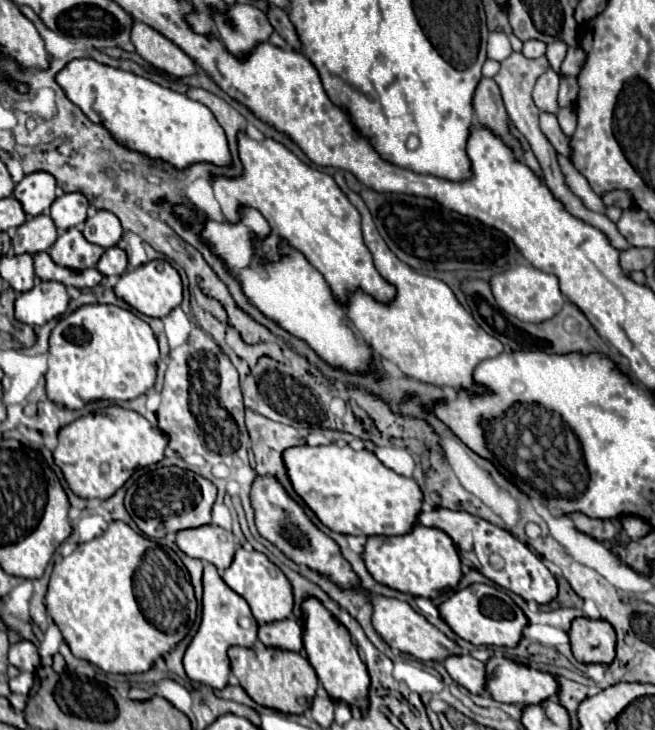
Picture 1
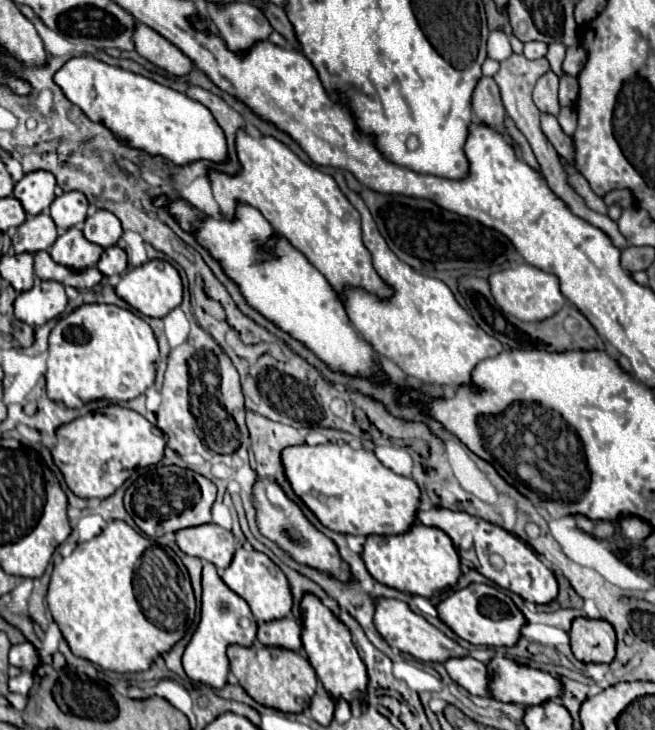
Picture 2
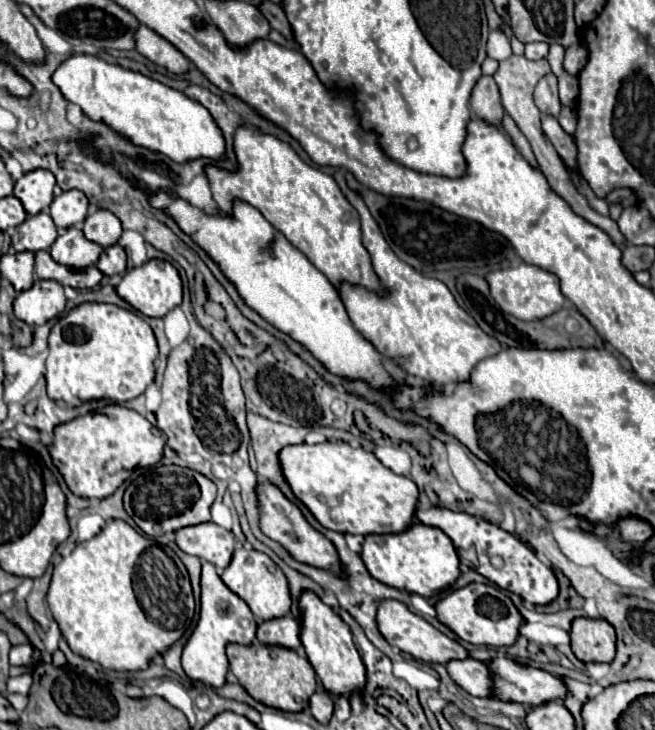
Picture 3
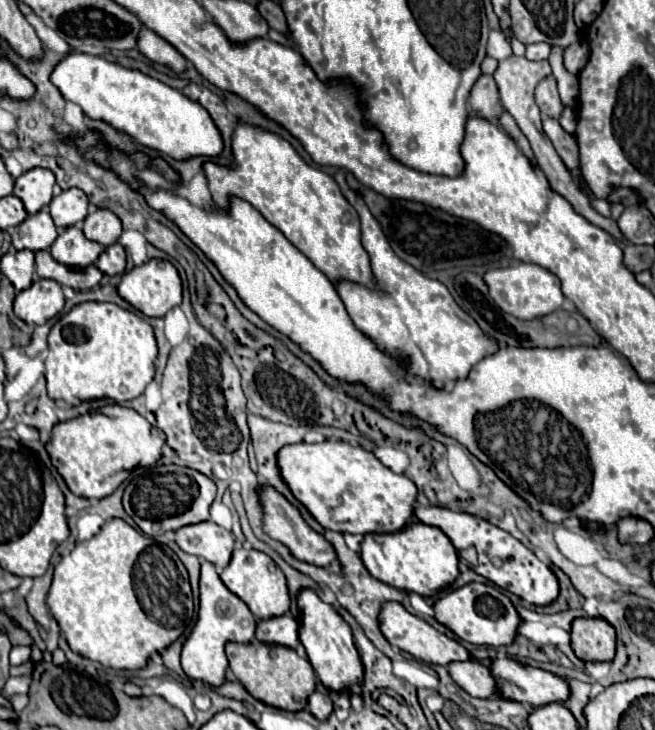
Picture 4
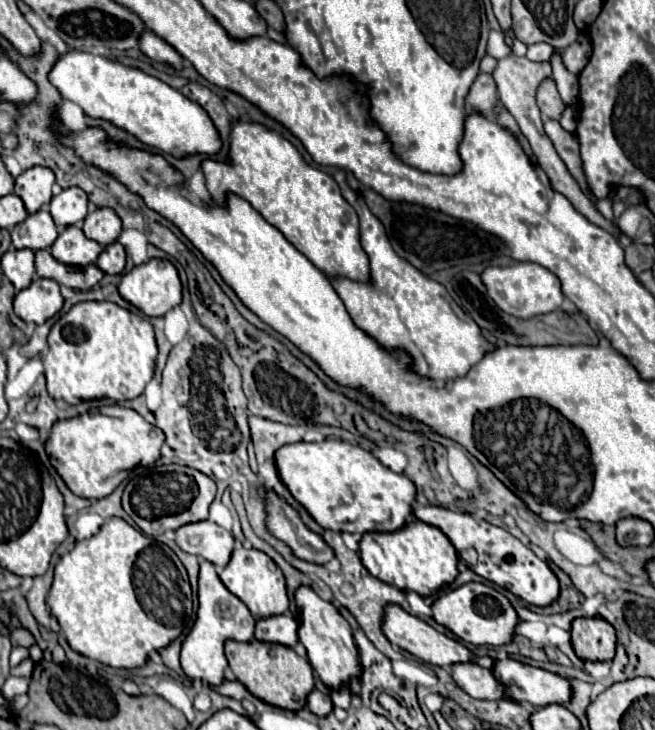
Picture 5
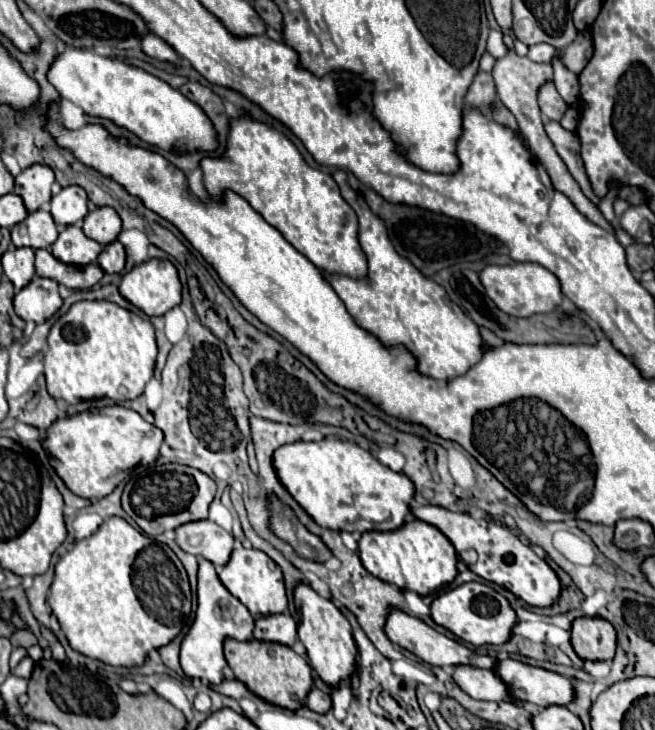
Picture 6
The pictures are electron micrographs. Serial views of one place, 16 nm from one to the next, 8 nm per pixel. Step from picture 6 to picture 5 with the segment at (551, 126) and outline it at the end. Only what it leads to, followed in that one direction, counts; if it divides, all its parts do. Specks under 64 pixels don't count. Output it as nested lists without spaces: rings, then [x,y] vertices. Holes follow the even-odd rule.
[[[548,118],[544,120],[544,132],[546,132],[546,136],[552,140],[558,156],[564,160],[564,164],[568,166],[570,174],[576,178],[576,182],[580,184],[580,188],[582,188],[592,200],[596,200],[594,194],[590,192],[588,182],[586,182],[586,178],[584,178],[584,172],[582,172],[580,150],[578,150],[578,140],[576,140],[576,136],[570,134],[570,132],[566,132],[556,120],[548,120]]]

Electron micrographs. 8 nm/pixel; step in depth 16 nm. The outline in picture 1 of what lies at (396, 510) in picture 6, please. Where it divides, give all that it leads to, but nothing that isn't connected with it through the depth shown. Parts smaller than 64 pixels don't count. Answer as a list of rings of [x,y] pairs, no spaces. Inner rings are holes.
[[[296,446],[284,452],[284,464],[288,468],[288,476],[292,480],[294,490],[302,496],[302,500],[314,510],[324,526],[334,532],[350,534],[350,536],[400,536],[412,532],[418,524],[418,516],[422,510],[422,490],[414,478],[406,478],[386,468],[376,454],[368,450],[352,450],[350,446]]]

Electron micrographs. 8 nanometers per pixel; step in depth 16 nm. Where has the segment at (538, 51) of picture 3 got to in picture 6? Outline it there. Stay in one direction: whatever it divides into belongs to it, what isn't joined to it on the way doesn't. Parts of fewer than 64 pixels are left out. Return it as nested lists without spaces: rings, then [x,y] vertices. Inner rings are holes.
[[[534,44],[528,48],[526,56],[534,62],[552,62],[552,58],[560,56],[560,52],[556,48],[552,48],[550,44]]]

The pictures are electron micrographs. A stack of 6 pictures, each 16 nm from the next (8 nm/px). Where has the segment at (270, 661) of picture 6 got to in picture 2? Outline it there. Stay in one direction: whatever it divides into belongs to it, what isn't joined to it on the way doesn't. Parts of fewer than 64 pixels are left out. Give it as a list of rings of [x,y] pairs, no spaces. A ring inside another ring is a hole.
[[[254,642],[252,648],[228,648],[228,658],[232,674],[238,678],[240,686],[248,692],[248,696],[252,696],[258,704],[290,714],[300,714],[310,706],[310,700],[318,686],[318,678],[310,662],[302,658],[298,652]]]

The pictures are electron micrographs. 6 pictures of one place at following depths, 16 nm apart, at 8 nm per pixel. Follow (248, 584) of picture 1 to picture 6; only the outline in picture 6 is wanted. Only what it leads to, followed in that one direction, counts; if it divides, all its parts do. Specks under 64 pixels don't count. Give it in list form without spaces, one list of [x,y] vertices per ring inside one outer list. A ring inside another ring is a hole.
[[[236,548],[230,556],[230,562],[224,568],[220,568],[218,576],[222,584],[252,612],[252,616],[270,616],[288,610],[288,596],[284,588],[282,570],[272,558],[268,558],[260,550]]]

